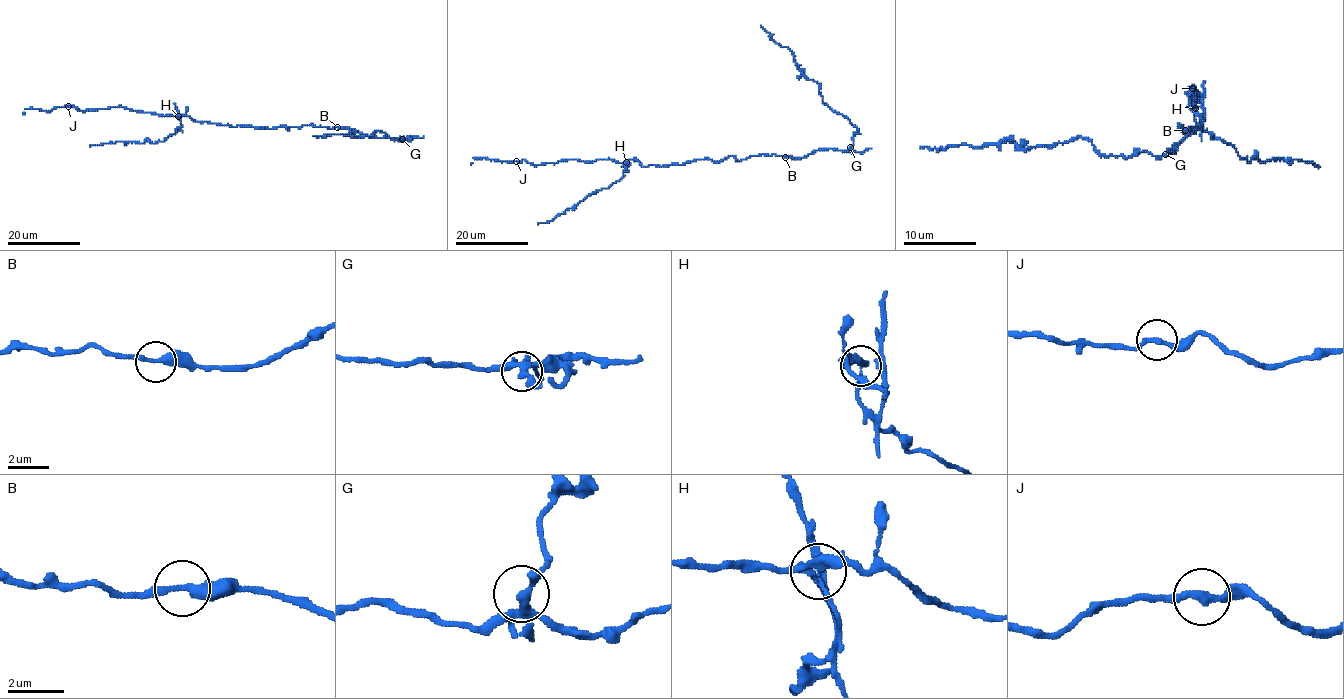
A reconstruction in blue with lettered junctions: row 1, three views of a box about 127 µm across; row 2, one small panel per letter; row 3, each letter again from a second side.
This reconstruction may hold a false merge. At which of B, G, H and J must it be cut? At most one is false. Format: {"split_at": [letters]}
{"split_at": ["H"]}

